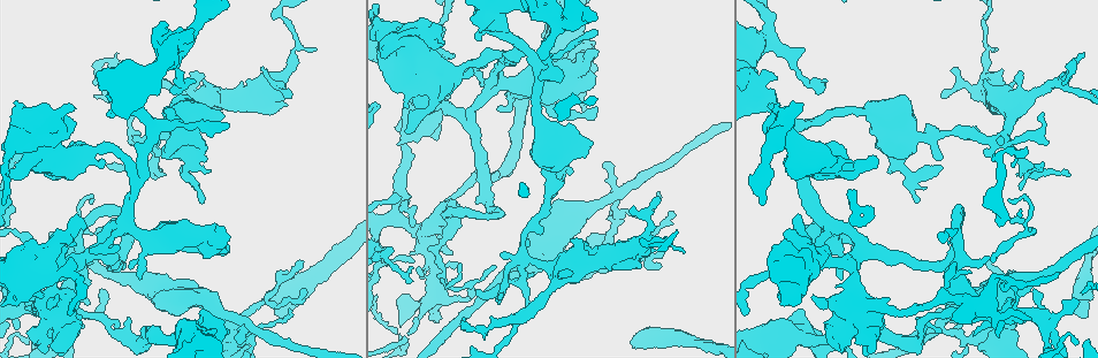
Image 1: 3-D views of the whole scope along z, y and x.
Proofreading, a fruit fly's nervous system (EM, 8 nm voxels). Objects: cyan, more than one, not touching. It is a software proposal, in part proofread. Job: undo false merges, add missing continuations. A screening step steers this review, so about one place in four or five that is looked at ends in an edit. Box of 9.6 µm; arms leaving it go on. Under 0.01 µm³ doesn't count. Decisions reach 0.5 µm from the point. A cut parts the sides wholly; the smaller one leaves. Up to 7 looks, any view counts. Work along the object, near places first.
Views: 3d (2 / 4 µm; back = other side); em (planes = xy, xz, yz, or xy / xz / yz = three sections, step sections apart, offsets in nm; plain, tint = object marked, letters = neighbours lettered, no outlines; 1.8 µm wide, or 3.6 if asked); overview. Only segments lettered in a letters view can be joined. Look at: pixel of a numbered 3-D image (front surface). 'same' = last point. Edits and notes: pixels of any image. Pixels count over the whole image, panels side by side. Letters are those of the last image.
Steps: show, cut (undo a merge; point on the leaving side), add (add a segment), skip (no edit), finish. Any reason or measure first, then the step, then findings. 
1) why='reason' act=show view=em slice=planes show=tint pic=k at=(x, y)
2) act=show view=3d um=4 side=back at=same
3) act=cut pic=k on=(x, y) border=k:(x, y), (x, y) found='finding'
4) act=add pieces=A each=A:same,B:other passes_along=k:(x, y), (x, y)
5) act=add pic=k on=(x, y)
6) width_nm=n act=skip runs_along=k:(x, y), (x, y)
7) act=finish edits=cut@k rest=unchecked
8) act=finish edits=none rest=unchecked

why='an open end' act=show view=3d um=4 pic=1 at=(289, 96)

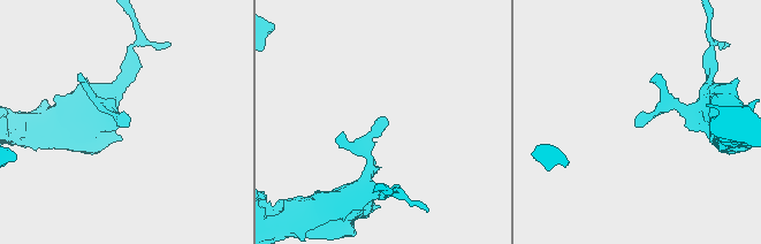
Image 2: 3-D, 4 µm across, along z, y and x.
why='need the tissue' act=show view=em um=3.6 slice=planes show=letters pic=2 at=(638, 125)

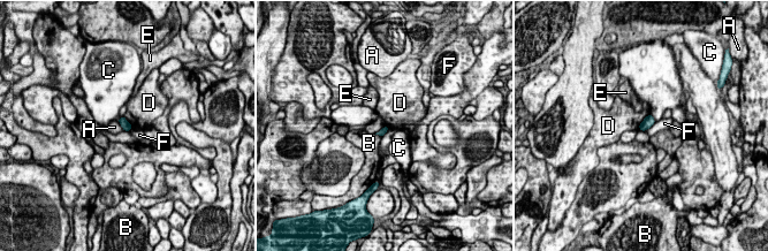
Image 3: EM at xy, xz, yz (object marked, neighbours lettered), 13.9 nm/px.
act=skip each=A:other,B:other,C:other,D:other,E:other,F:other border=3:(655, 121), (645, 130) found='none of them fits'

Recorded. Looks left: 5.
why='abrupt turn' act=show view=3d um=4 side=back pic=1 at=(429, 302)

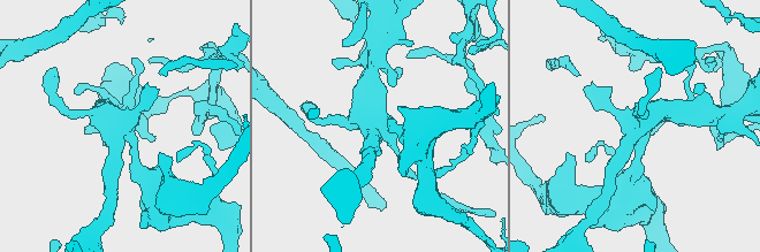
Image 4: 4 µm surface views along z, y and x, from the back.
why='shape alone is not enough' act=show view=em um=3.6 slice=planes show=letters pic=4 at=(119, 133)

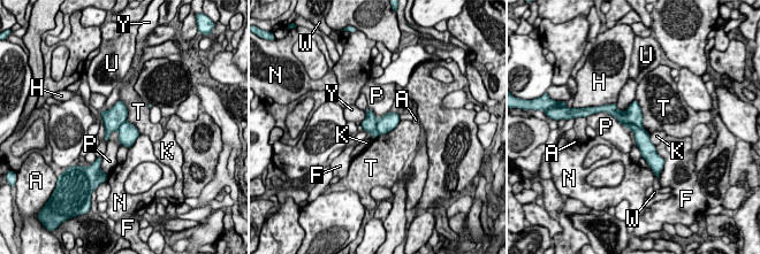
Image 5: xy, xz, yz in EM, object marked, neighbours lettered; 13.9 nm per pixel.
longest_contact=T:550nm act=skip each=A:other,F:other,H:other,K:other,N:other,P:other,T:other,U:other,W:other,Y:other found='continuous, no second neuron'

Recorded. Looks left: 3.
why='abrupt turn' act=show view=em um=3.6 slice=xz step=8 show=tint pic=1 at=(848, 318)

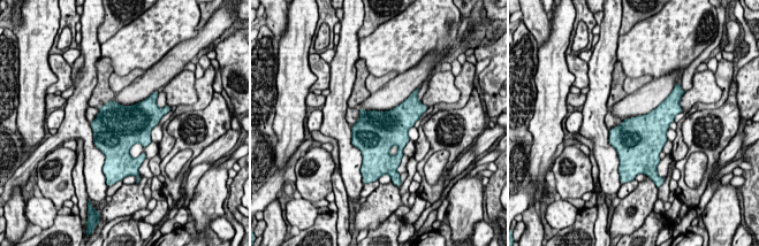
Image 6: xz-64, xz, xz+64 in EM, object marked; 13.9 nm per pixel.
act=show view=em um=3.6 slice=planes show=tint at=same

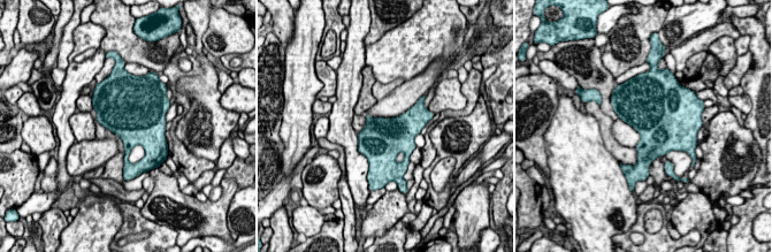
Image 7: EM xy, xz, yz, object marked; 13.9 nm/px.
act=show view=em um=3.6 slice=planes show=letters at=same

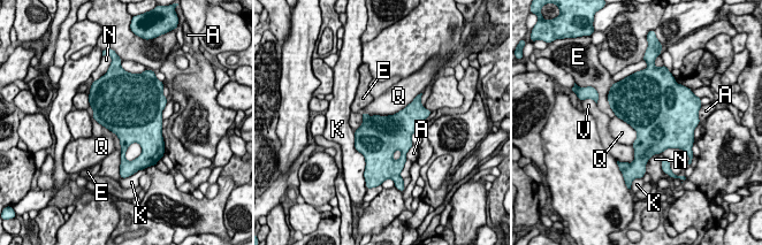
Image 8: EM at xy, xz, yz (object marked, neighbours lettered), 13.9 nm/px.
act=skip each=A:other,E:other,K:other,N:other,Q:other,V:other border=8:(413, 100), (393, 114), (362, 113) found='continuous, no second neuron'

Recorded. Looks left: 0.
act=finish edits=none rest=unchecked

